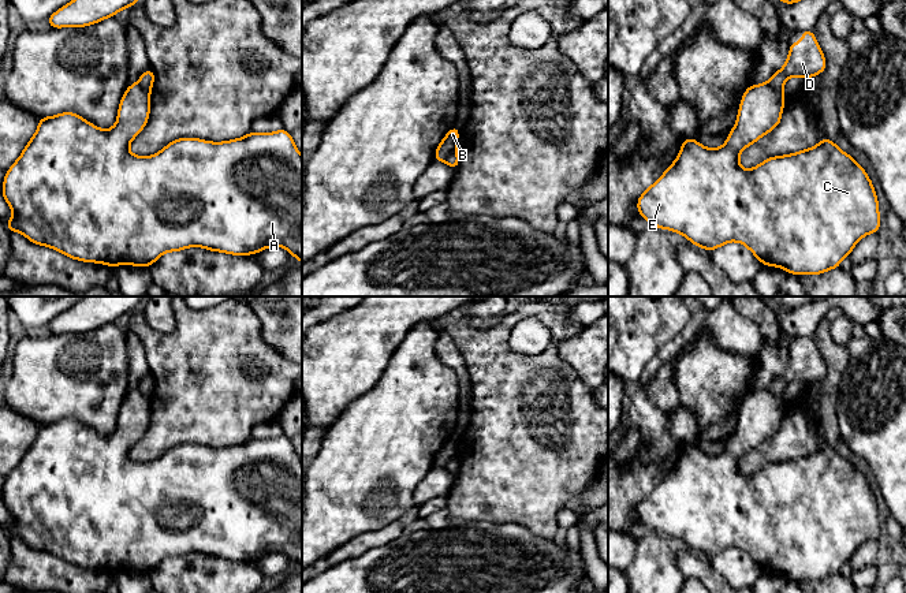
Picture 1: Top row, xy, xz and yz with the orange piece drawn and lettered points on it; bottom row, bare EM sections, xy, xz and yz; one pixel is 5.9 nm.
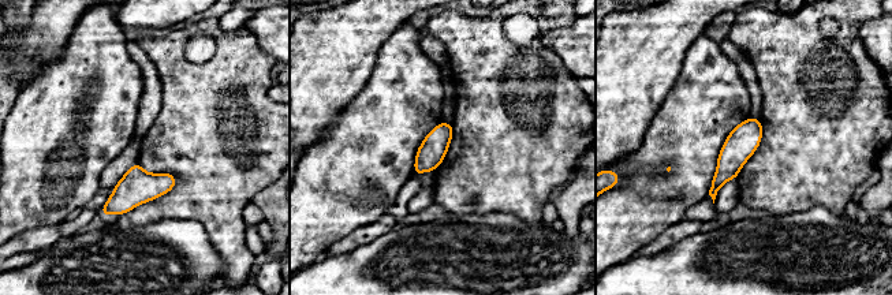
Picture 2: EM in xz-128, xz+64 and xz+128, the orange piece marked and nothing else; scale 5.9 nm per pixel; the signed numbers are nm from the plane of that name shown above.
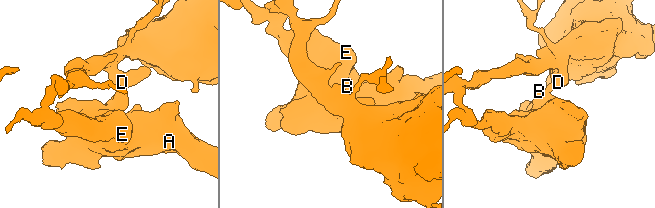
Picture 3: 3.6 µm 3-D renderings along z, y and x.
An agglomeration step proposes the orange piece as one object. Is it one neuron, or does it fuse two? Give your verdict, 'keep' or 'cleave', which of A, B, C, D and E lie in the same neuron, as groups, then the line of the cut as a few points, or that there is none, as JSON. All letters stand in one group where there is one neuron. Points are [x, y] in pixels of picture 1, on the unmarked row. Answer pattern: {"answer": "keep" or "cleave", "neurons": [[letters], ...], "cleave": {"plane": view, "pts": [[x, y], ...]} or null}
{"answer": "cleave", "neurons": [["A", "B", "C", "E"], ["D"]], "cleave": {"plane": "xz", "pts": [[455, 457], [444, 467]]}}

